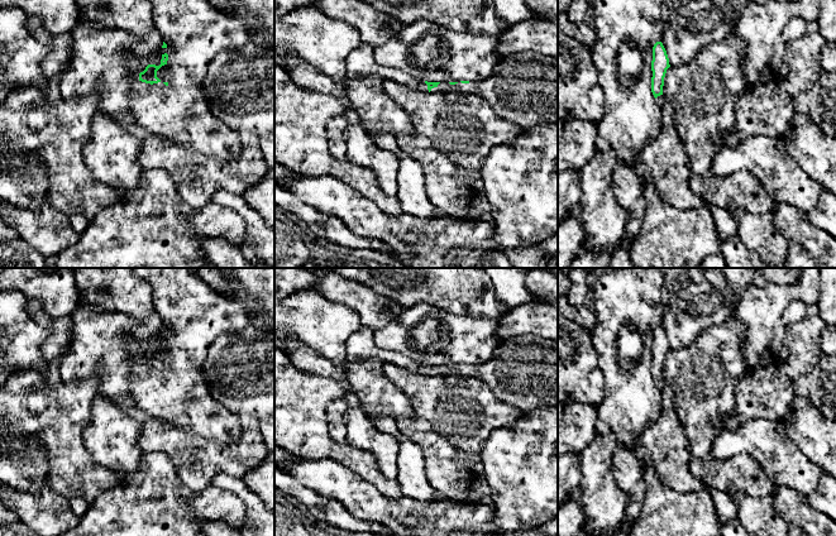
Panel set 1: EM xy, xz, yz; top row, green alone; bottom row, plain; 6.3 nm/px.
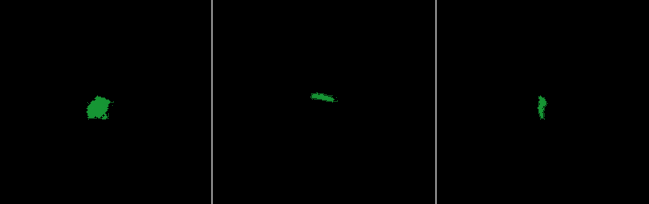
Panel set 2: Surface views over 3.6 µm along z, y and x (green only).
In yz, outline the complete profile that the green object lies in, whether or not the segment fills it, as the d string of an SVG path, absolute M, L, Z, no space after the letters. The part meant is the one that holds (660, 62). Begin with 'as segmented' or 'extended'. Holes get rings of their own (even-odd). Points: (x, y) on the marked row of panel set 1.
extended; M661 42L653 47L651 92L661 111L661 131L645 144L634 158L640 182L650 180L658 195L677 209L698 209L704 201L689 188L693 173L683 143L675 130L674 110L663 95L664 77L670 67Z

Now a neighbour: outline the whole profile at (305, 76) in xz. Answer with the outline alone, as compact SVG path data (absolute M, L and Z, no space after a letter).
M295 53L287 54L287 66L285 70L298 87L329 95L344 95L350 102L350 109L354 109L359 114L363 126L369 131L397 135L415 130L409 114L383 91L383 78L378 75L372 73L354 78L345 77L335 82L315 67L304 63Z

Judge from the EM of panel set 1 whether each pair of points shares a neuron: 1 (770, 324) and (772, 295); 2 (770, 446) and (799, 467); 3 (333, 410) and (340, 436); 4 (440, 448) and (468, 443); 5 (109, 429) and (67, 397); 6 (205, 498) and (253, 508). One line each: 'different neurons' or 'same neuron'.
1: same neuron
2: same neuron
3: same neuron
4: different neurons
5: different neurons
6: different neurons

